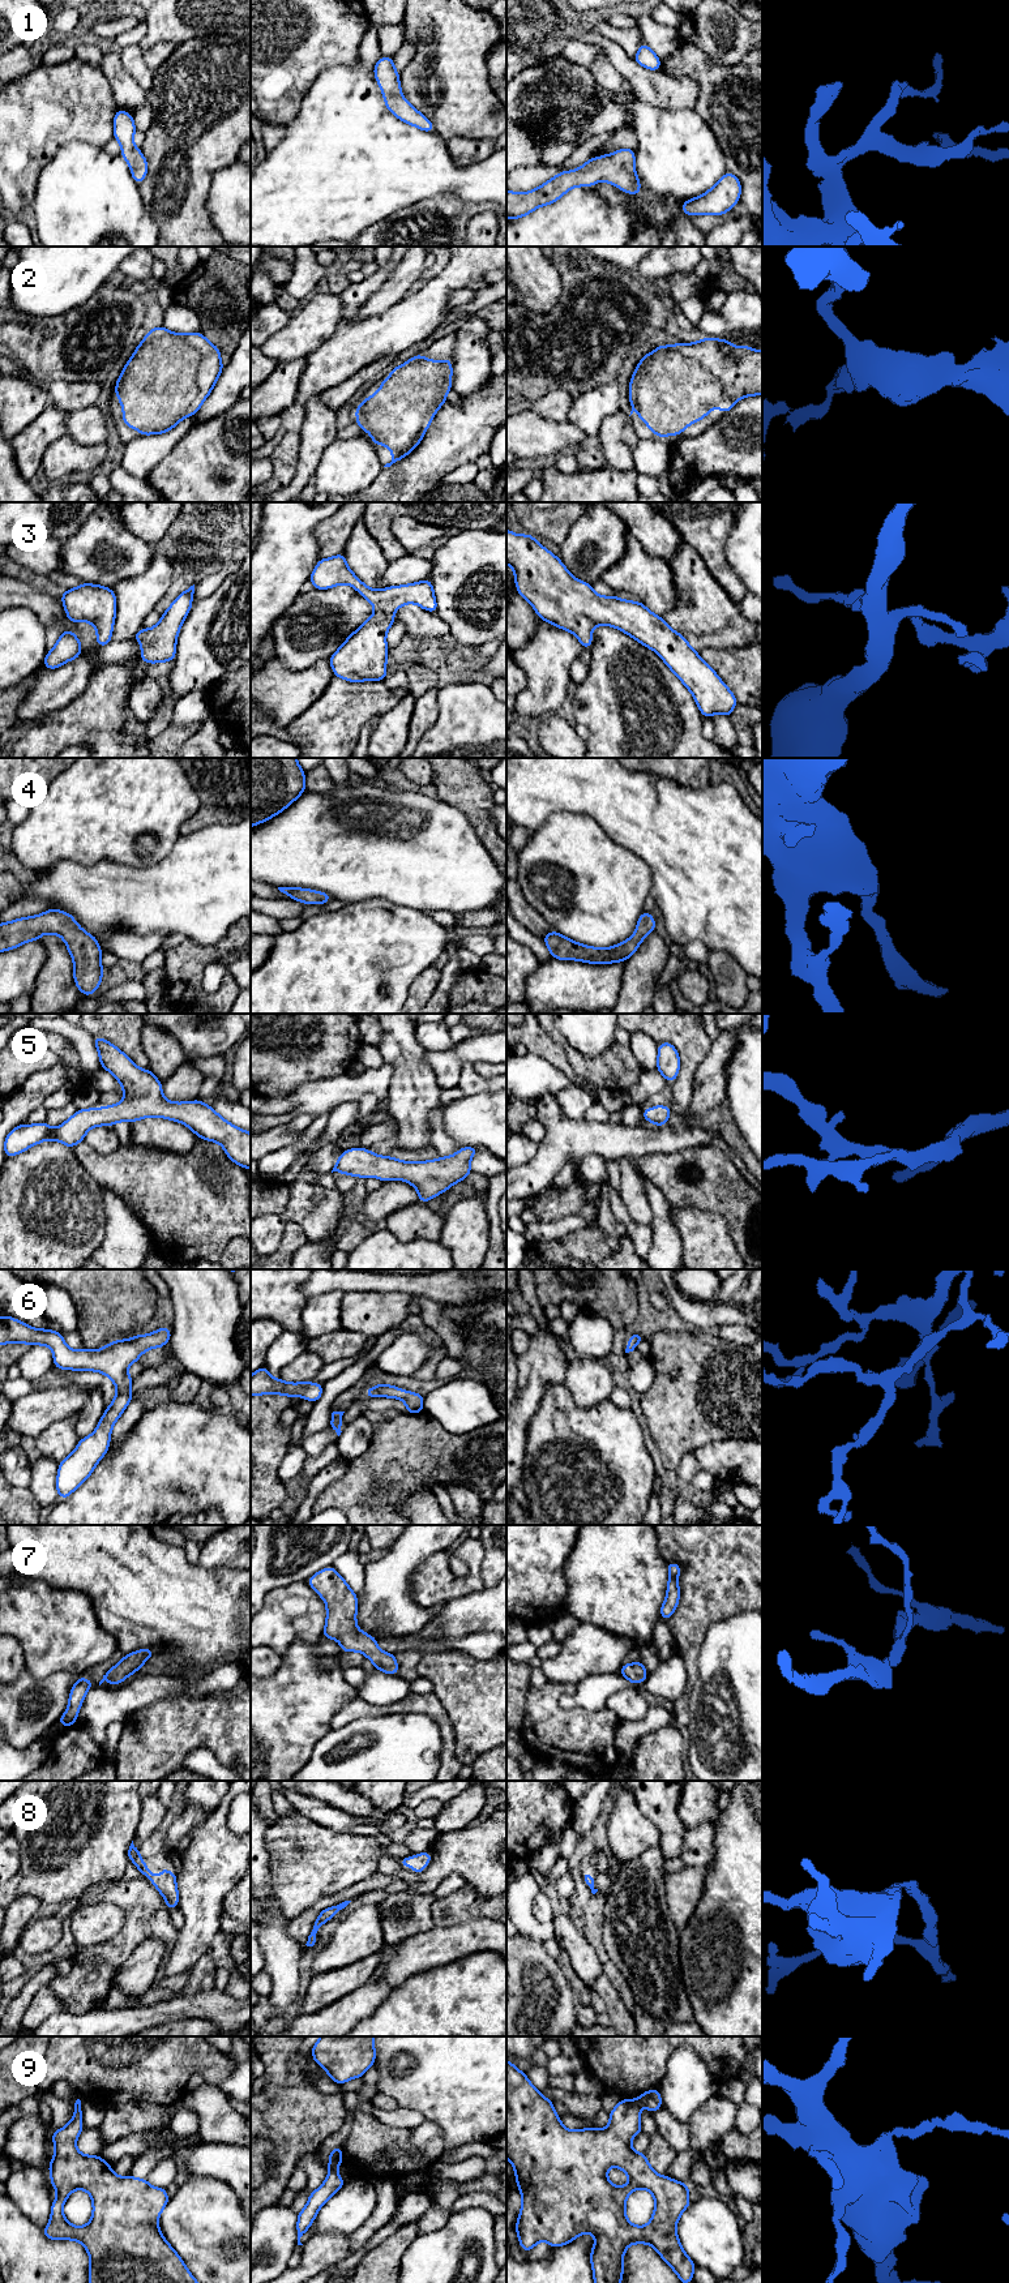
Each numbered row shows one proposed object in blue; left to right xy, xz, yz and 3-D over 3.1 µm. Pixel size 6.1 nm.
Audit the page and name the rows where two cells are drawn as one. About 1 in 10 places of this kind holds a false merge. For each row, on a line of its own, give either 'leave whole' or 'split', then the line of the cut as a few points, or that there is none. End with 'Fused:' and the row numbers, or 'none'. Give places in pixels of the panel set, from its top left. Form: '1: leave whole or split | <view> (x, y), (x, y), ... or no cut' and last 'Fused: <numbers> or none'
1: leave whole | no cut
2: leave whole | no cut
3: leave whole | no cut
4: leave whole | no cut
5: leave whole | no cut
6: leave whole | no cut
7: leave whole | no cut
8: leave whole | no cut
9: split | xz (330, 2167), (336, 2168)
Fused: 9

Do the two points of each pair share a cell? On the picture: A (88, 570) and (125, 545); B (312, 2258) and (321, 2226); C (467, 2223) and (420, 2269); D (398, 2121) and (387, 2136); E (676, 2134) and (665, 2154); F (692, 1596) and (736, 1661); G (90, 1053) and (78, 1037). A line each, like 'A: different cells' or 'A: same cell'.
A: same cell
B: different cells
C: same cell
D: different cells
E: different cells
F: different cells
G: same cell

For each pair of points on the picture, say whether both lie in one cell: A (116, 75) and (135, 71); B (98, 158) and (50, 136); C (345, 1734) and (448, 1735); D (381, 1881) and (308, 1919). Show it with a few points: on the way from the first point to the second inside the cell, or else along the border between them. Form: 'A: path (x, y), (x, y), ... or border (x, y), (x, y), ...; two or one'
A: border (118, 52), (123, 67), (146, 91); two
B: border (97, 145), (69, 141), (46, 166); two
C: border (420, 1712), (439, 1727), (439, 1765); two
D: path (363, 1887), (324, 1902); one

